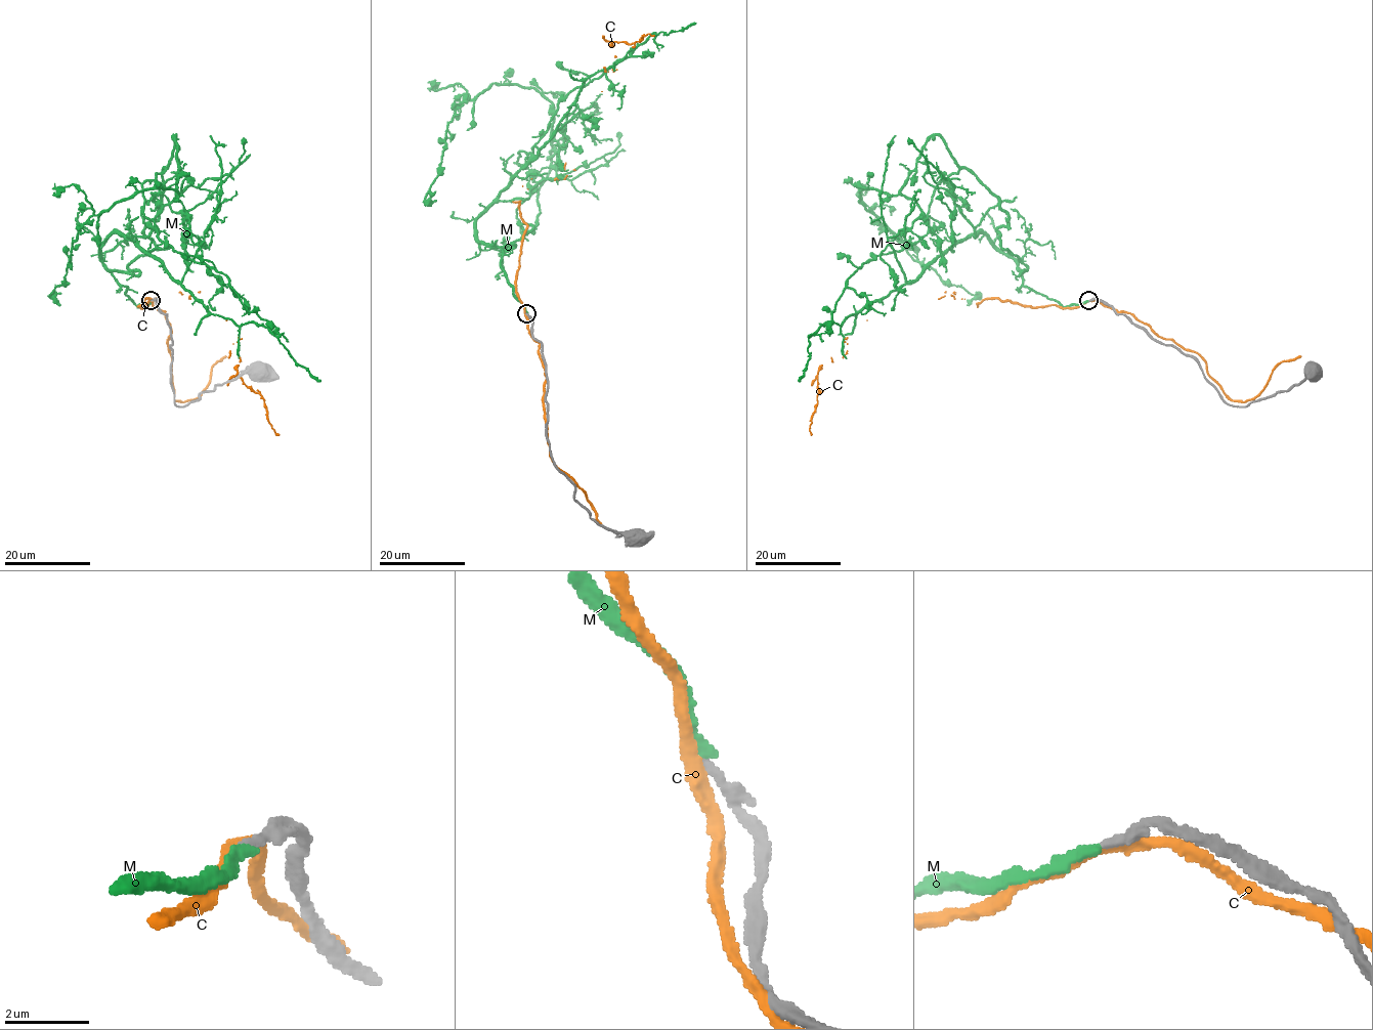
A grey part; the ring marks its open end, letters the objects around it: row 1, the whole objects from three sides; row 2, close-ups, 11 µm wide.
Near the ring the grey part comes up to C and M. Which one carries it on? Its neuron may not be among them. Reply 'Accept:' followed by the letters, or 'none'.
Accept: M

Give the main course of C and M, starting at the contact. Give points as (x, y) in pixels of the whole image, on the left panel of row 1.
C: (152, 300), (140, 306), (189, 296), (240, 358), (238, 375), (263, 399), (279, 435)
M: (152, 300), (100, 245), (148, 234), (175, 135), (178, 195), (91, 217), (60, 304)

